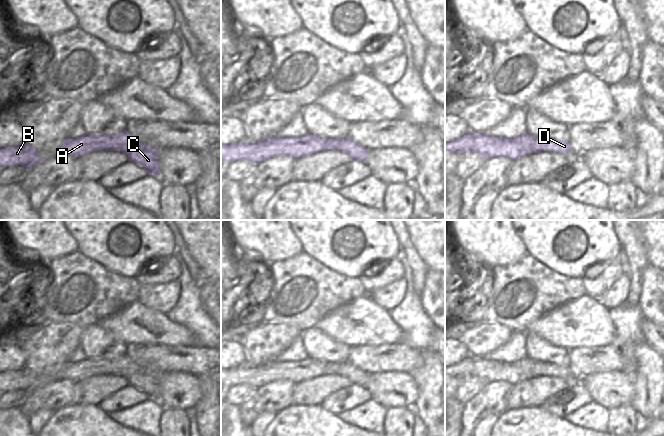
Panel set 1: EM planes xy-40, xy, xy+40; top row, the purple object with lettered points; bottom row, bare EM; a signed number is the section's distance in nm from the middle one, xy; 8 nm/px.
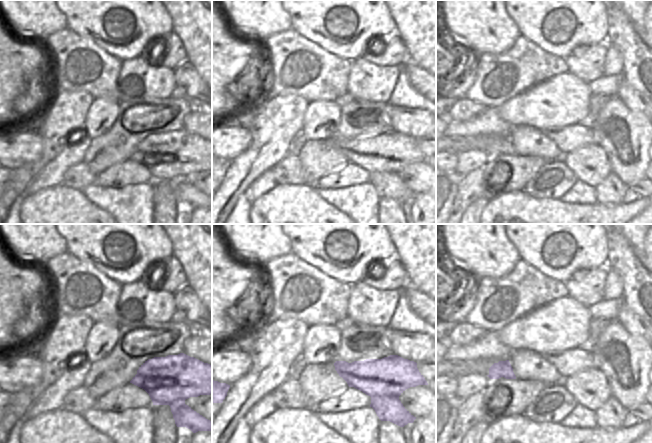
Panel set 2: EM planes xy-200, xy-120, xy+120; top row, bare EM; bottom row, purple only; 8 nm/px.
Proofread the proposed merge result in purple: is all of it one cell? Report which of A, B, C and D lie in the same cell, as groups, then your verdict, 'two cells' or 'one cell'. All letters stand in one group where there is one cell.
A B / C D | two cells

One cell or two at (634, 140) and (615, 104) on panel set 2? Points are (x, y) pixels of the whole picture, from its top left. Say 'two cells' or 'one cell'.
one cell

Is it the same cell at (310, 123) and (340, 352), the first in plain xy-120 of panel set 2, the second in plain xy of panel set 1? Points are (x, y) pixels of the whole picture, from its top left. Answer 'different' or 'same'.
same

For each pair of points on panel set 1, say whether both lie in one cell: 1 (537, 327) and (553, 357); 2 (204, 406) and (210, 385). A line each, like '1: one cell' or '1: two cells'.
1: two cells
2: one cell

